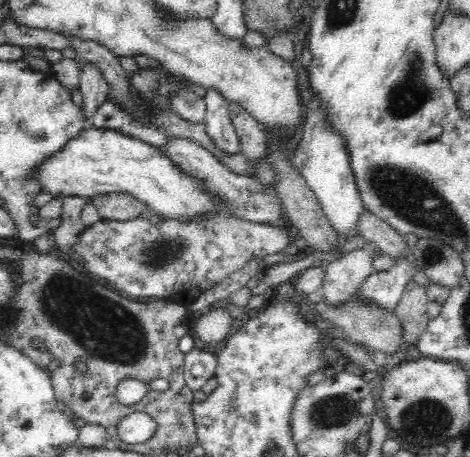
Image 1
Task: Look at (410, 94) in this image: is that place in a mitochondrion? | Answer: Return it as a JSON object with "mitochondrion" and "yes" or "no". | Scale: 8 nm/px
{"mitochondrion":"yes"}

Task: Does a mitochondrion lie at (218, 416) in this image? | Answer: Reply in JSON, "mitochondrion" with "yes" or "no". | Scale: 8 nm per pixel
{"mitochondrion":"no"}

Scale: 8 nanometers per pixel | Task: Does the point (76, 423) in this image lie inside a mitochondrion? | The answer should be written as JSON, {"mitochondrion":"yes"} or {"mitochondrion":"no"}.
{"mitochondrion":"no"}

